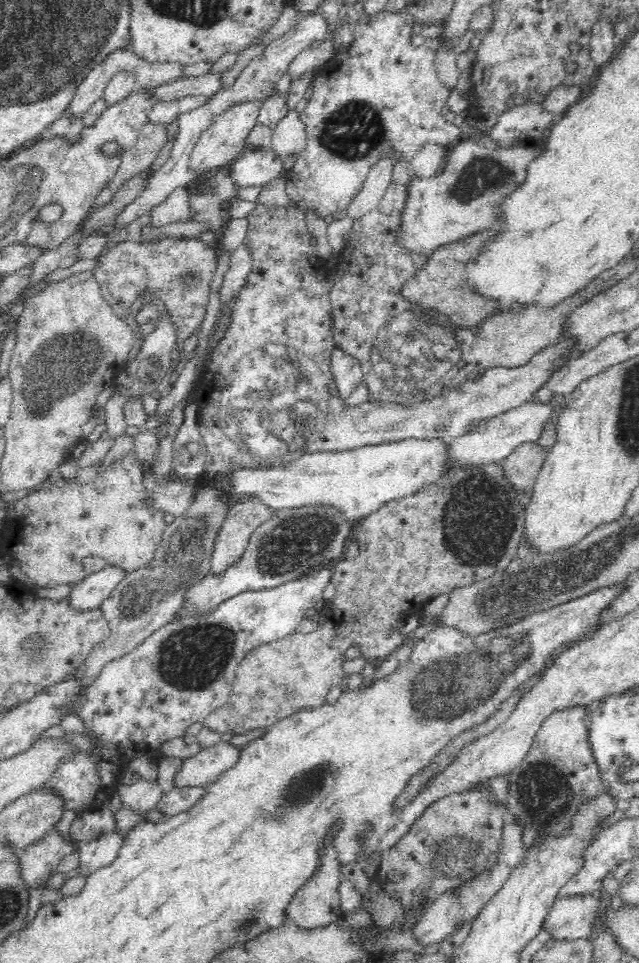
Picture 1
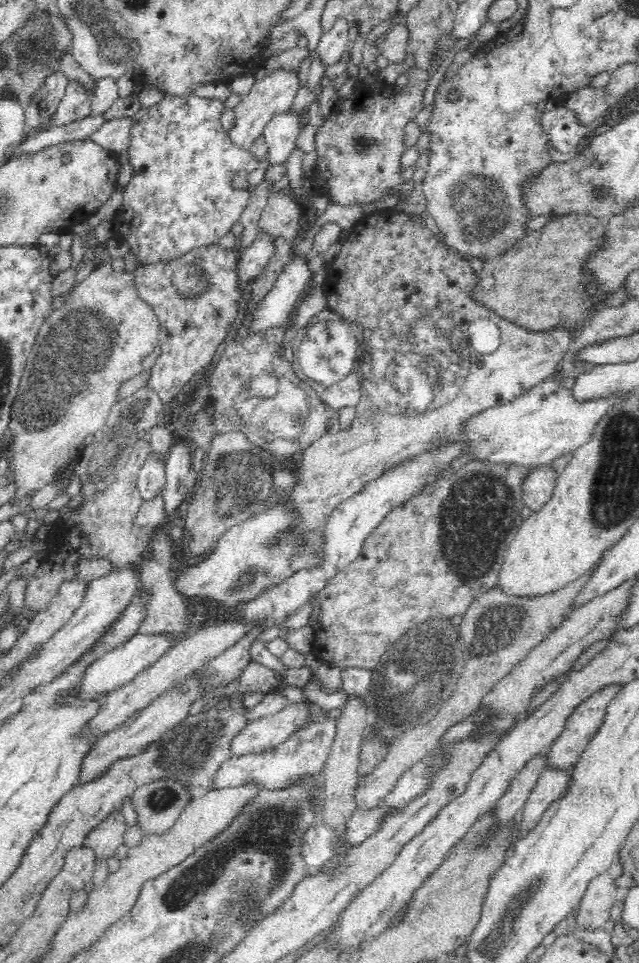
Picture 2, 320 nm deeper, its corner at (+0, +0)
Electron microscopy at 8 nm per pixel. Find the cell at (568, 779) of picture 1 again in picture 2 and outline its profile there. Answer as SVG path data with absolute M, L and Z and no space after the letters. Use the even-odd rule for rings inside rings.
M612 684L601 688L598 692L593 693L574 708L570 713L570 716L567 716L567 719L565 720L566 724L564 724L564 730L560 732L560 736L555 738L552 744L544 752L544 769L561 770L562 772L568 773L571 772L574 765L578 762L580 755L586 750L590 741L594 739L594 736L602 727L604 718L606 718L609 702L614 698L614 695L618 692L619 688L620 685L618 684Z

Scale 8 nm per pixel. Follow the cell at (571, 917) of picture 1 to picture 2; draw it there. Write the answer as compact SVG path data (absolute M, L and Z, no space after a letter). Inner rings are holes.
M616 859L604 874L590 880L576 912L577 926L602 929L610 920L610 909L618 896L618 886L615 885L615 881L620 874L622 874L621 866Z

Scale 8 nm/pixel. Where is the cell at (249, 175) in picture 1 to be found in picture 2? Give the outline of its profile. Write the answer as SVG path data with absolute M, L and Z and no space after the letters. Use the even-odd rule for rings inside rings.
M298 112L283 113L270 120L263 131L268 145L266 161L269 166L286 162L297 145L297 138L302 129L303 118Z

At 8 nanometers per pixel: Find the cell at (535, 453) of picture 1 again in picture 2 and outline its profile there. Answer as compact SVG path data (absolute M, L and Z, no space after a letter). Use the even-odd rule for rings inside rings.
M548 463L532 466L524 471L521 482L523 503L535 511L542 508L542 505L553 495L557 473Z

